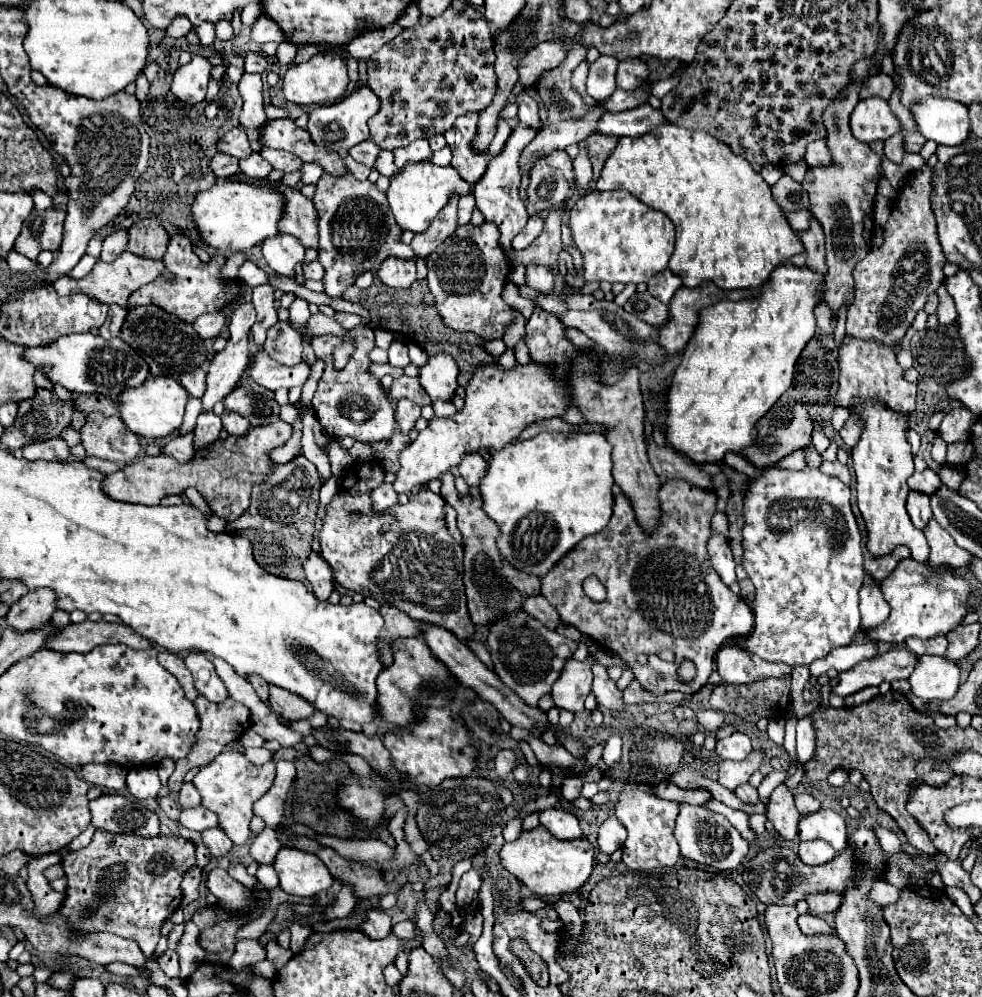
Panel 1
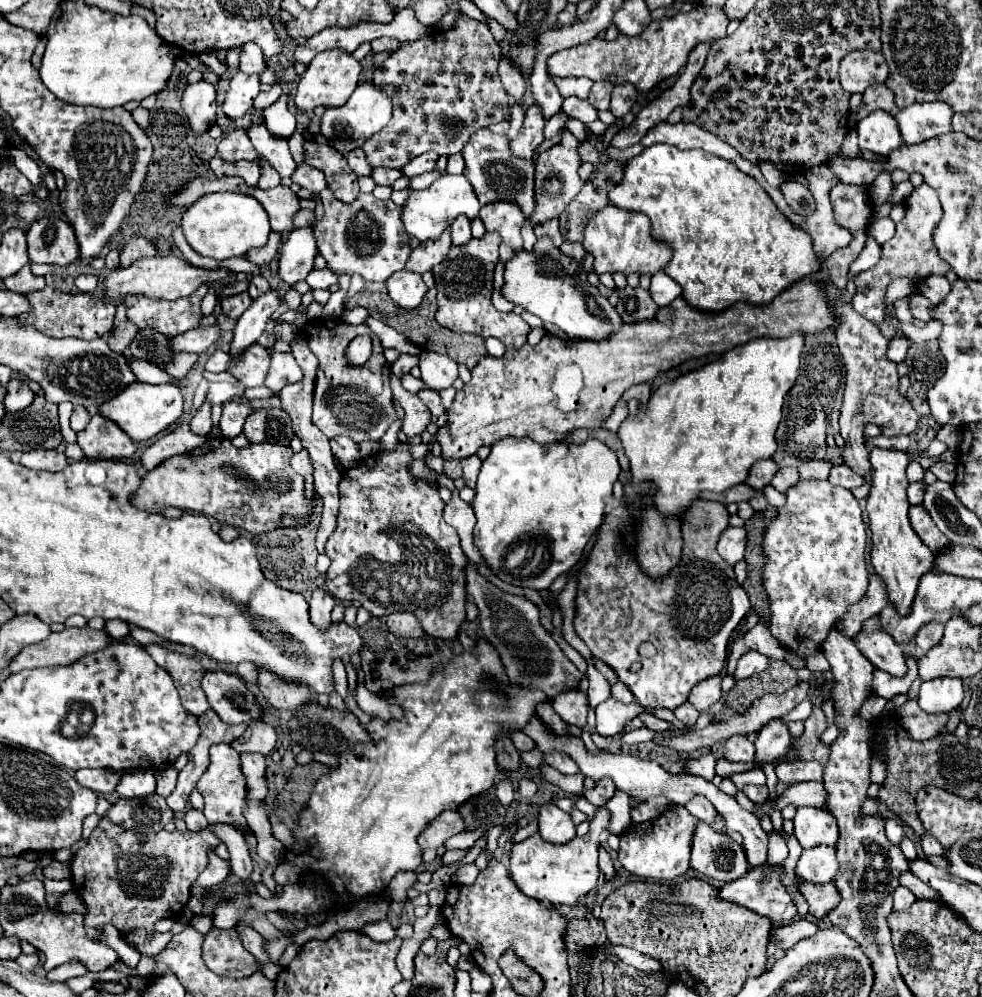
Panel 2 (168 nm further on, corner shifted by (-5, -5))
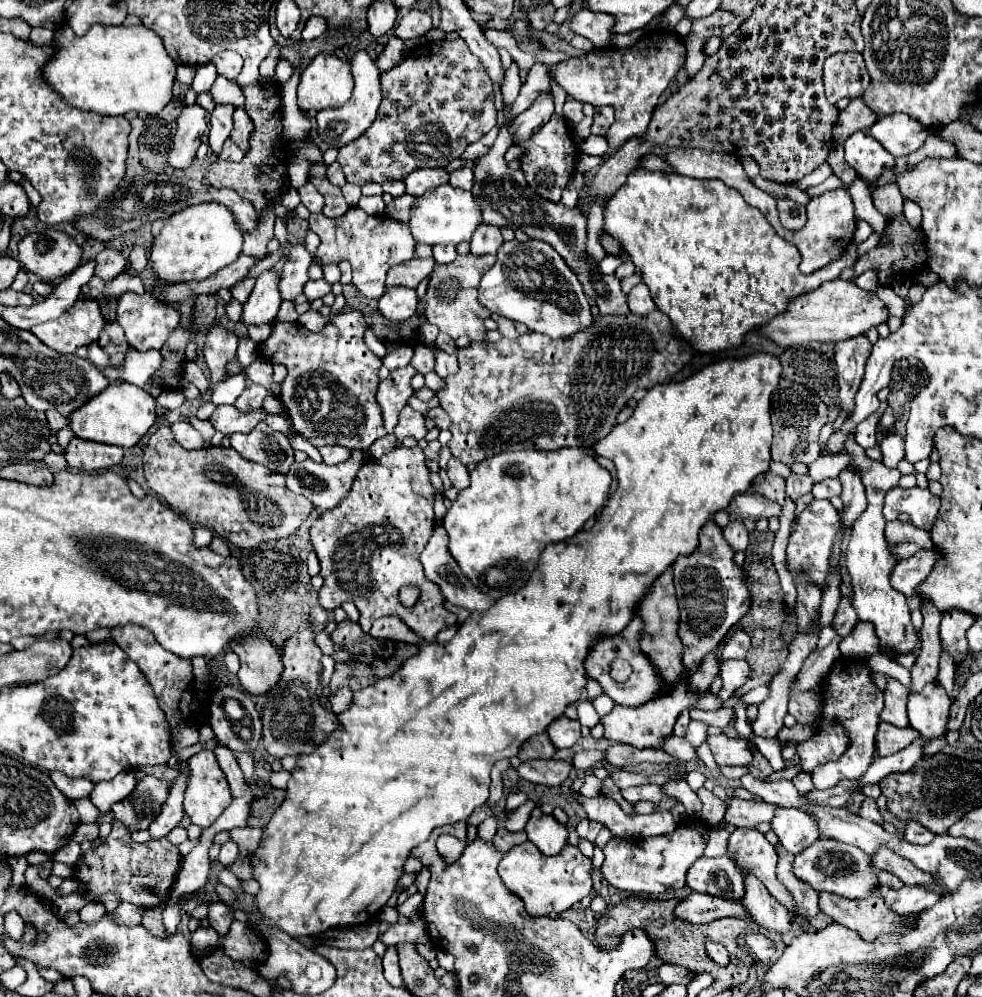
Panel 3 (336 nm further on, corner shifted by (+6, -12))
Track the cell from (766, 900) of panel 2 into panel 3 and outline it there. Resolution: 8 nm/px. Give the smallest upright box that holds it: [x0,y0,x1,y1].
[675,893,747,923]

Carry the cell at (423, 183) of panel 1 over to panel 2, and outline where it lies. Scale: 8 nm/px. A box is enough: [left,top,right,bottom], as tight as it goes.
[402,174,480,242]

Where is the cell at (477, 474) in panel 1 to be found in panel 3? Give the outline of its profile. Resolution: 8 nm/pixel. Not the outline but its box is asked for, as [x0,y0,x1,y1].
[447,459,469,491]

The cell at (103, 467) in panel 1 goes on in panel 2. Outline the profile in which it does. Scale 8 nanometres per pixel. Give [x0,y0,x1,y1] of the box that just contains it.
[142,422,206,470]

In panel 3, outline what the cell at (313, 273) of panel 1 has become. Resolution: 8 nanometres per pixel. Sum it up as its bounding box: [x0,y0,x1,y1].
[303,279,331,301]

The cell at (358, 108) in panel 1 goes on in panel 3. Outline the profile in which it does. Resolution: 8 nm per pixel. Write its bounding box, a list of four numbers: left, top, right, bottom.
[317,51,381,149]

